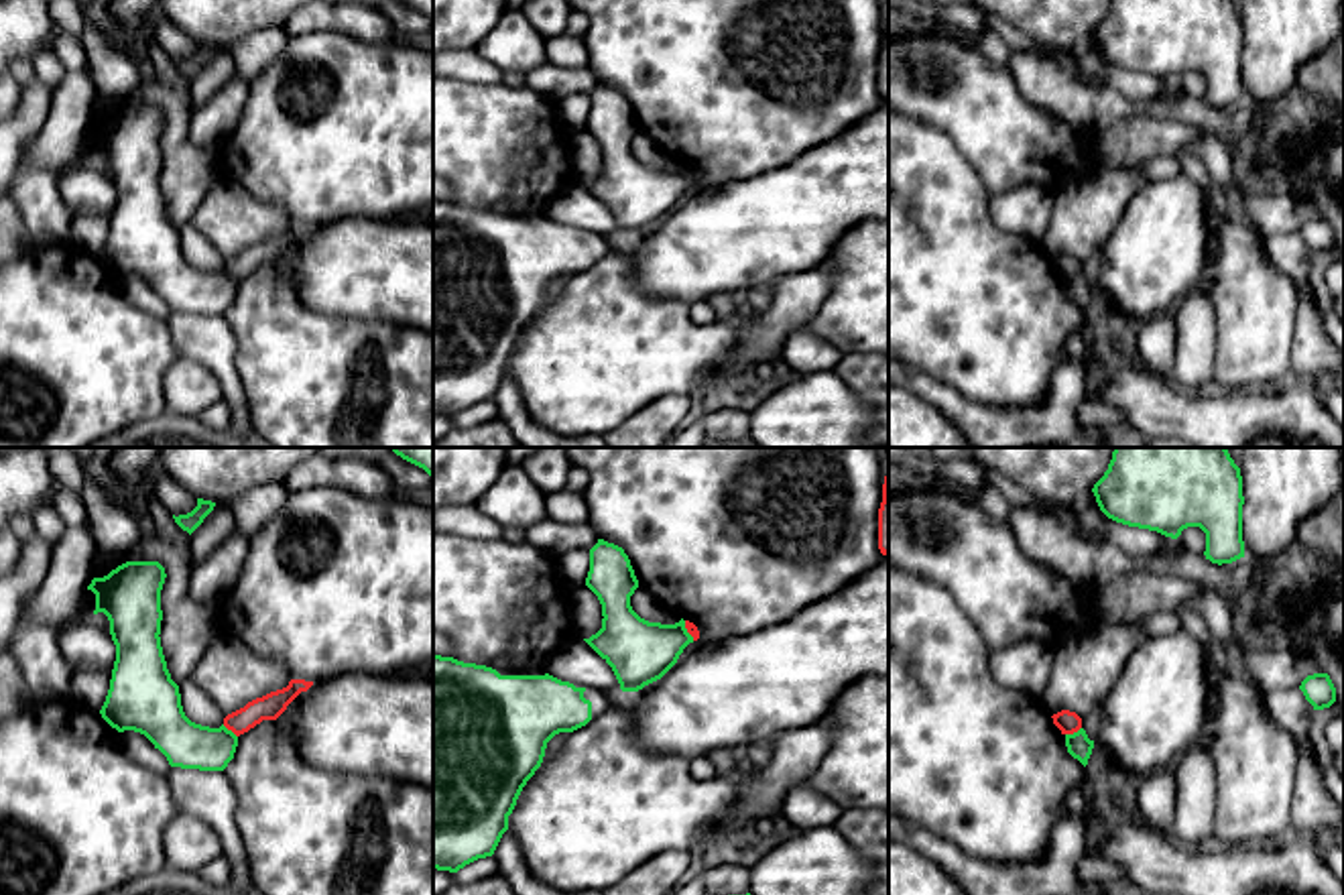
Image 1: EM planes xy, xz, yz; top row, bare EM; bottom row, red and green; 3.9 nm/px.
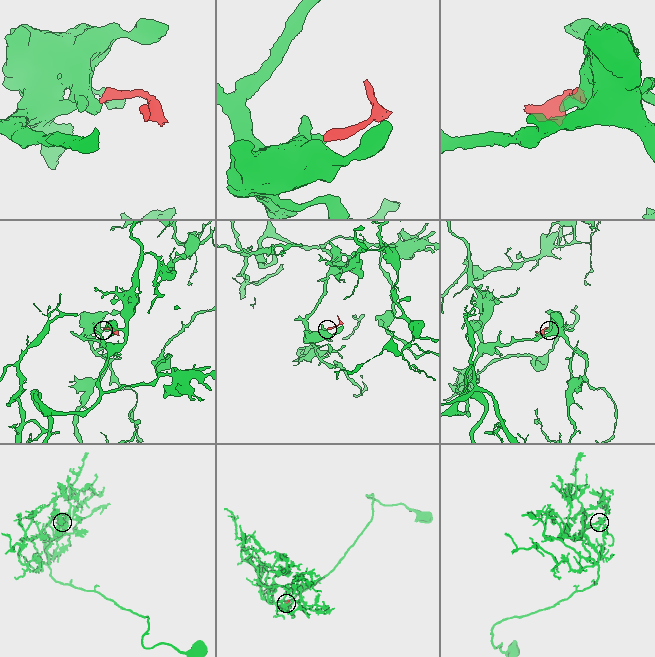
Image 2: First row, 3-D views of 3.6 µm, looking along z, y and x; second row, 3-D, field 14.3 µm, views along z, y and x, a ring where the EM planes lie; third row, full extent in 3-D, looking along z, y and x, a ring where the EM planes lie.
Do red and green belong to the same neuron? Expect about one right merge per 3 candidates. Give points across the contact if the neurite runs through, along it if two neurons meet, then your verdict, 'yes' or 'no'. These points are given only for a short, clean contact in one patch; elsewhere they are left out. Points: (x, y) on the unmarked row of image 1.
border yz (1080, 271), (1066, 279); no

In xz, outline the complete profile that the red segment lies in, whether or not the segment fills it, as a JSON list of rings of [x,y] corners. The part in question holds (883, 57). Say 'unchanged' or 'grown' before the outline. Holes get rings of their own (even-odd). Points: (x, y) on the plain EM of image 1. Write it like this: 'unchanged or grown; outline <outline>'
unchanged; outline [[[889,18],[882,28],[882,47],[878,53],[878,94],[882,100],[889,98]]]

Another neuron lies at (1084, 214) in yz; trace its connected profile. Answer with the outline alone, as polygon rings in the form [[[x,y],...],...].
[[[1100,165],[1055,193],[1053,214],[1039,244],[1043,252],[1051,260],[1070,254],[1080,262],[1098,254],[1139,179],[1141,173],[1133,167]]]

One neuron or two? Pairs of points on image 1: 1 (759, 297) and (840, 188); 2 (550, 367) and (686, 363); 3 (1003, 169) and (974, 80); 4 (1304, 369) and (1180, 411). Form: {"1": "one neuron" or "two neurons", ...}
{"1": "two neurons", "2": "one neuron", "3": "one neuron", "4": "two neurons"}

